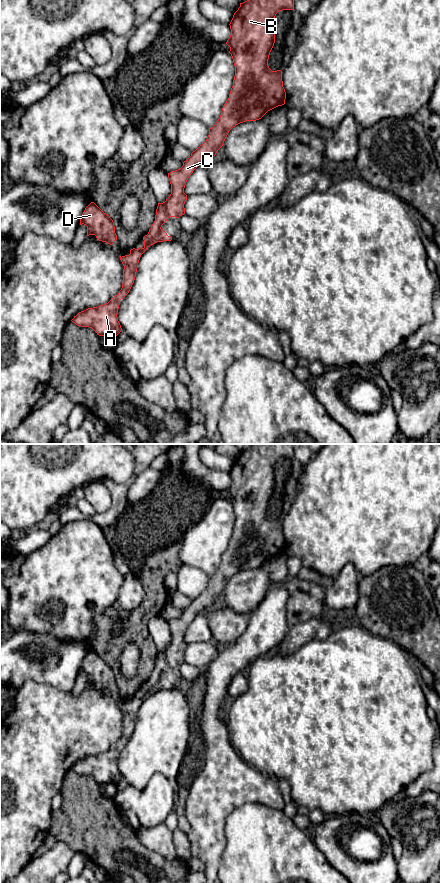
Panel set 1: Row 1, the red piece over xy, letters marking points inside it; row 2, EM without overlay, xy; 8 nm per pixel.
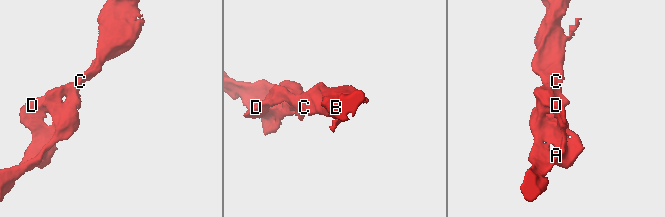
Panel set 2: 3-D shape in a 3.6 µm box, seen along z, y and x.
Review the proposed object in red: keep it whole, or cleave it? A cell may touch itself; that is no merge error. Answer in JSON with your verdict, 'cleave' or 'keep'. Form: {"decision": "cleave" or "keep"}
{"decision": "keep"}

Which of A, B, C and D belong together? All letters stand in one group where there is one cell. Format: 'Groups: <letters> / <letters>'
Groups: A B C D

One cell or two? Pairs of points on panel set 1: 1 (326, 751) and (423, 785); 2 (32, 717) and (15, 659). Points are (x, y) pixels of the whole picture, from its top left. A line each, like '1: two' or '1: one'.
1: two
2: two

